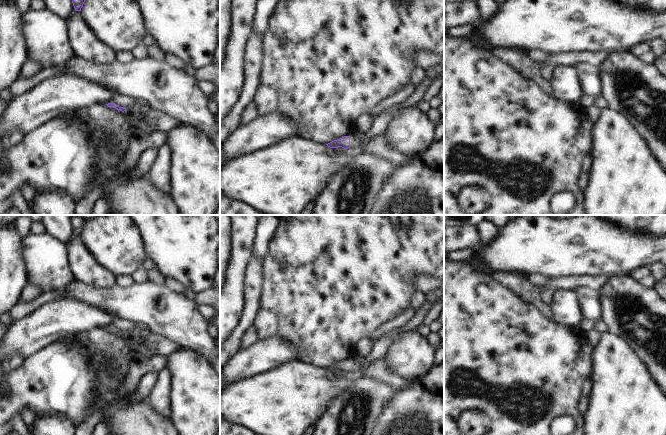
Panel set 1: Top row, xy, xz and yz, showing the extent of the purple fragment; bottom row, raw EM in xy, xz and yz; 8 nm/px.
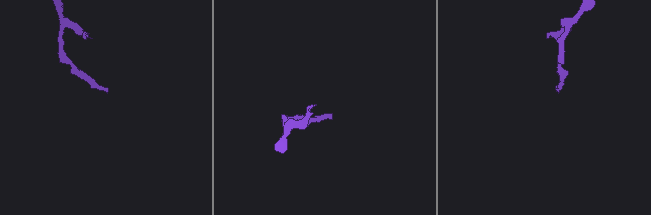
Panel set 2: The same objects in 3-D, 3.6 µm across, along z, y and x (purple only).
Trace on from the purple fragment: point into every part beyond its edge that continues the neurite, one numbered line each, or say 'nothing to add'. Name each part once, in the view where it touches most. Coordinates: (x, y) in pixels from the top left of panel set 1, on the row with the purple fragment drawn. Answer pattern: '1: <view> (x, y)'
1: xz (356, 141)

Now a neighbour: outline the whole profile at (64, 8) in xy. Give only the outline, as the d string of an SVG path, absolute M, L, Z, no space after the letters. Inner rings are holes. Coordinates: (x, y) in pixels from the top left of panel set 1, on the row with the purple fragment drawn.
M44 0L47 9L67 21L75 10L72 0Z

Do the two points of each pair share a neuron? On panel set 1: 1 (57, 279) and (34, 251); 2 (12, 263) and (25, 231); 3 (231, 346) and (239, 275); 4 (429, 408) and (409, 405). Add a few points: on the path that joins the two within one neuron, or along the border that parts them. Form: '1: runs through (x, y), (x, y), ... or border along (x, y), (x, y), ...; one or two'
1: runs through (53, 272), (41, 258); one
2: border along (14, 225), (17, 232), (23, 238); two
3: border along (243, 312), (240, 323), (230, 337); two
4: runs through (424, 408), (414, 408); one

